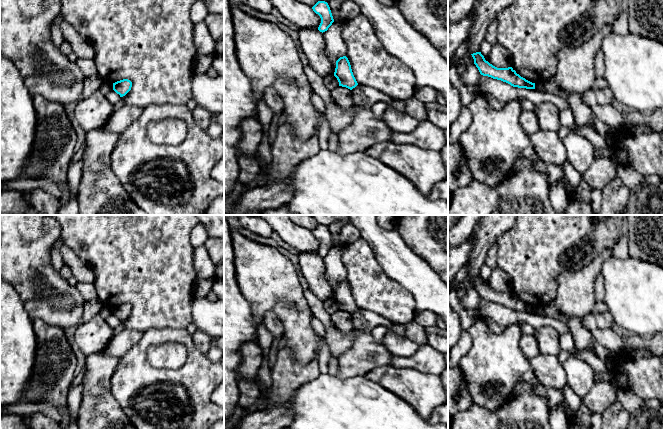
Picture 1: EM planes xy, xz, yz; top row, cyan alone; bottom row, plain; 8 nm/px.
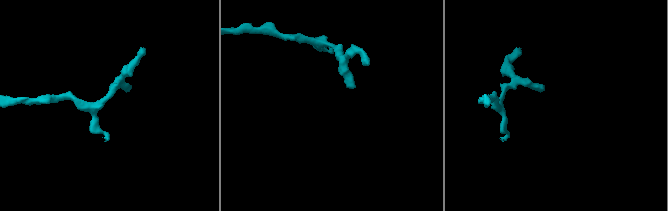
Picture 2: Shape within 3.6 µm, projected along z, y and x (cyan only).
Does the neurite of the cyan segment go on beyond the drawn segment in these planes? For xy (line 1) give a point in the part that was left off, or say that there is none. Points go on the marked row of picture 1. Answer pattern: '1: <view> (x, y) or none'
1: none

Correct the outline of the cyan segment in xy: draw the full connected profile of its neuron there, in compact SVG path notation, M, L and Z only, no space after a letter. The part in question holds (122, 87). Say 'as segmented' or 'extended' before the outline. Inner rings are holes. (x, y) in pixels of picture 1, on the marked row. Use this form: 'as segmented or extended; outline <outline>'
as segmented; outline M123 79L113 83L113 90L120 95L120 97L125 96L132 87L132 82L128 79Z

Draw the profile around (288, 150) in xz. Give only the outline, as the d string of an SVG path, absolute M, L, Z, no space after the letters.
M318 113L314 134L306 140L300 140L288 122L281 123L271 146L272 162L261 179L266 183L283 182L292 175L298 163L316 155L321 150L318 132L323 121L324 114Z

